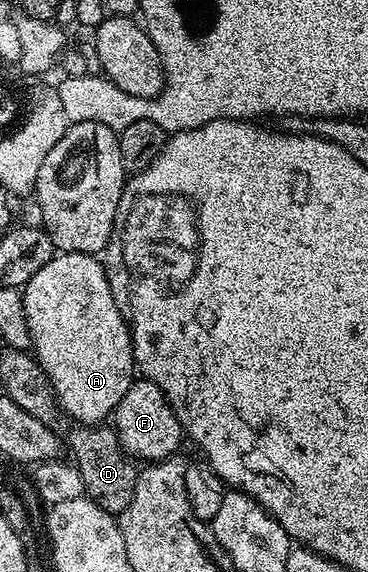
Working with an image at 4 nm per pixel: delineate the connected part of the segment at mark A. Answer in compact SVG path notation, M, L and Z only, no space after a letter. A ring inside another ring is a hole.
M72 251L59 253L42 265L39 272L33 273L22 292L33 354L58 398L58 406L64 412L67 410L76 424L102 424L106 420L103 418L106 415L108 418L121 397L125 397L137 375L131 330L123 319L121 309L117 309L113 289L107 280L107 270L96 256Z

